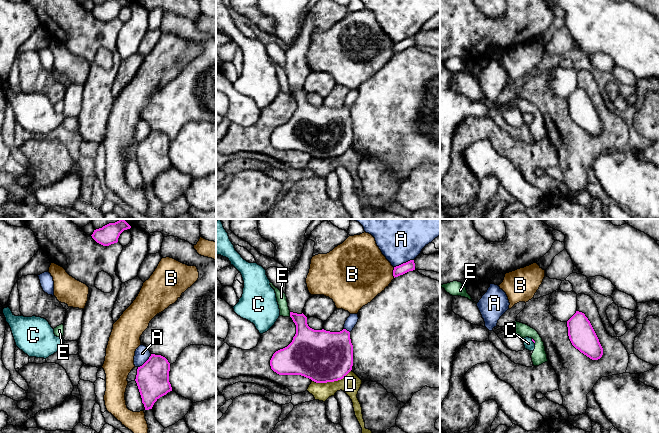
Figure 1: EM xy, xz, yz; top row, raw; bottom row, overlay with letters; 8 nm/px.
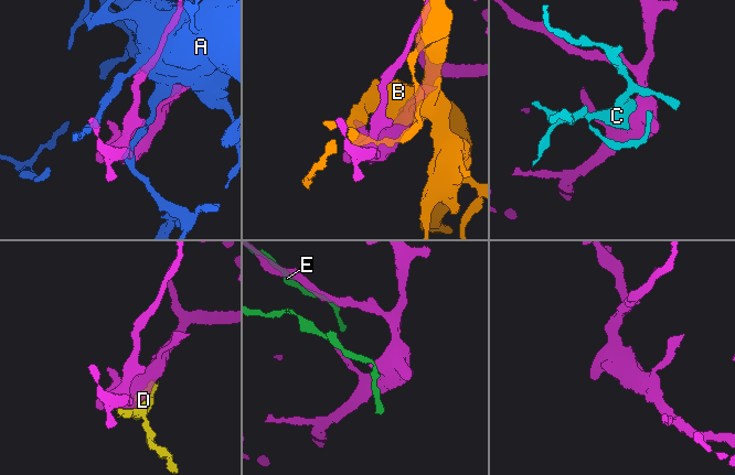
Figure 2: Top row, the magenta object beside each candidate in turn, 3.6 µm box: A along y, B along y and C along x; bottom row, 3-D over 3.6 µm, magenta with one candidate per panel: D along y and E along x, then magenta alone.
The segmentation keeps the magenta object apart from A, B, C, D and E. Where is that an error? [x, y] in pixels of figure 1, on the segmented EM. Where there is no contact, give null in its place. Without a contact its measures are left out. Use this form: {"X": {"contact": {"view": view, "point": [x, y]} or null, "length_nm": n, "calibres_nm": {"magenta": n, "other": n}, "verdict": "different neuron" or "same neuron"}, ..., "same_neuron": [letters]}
{"A": {"contact": {"view": "xz", "point": [403, 263]}, "length_nm": 170, "calibres_nm": {"magenta": 80, "other": 440}, "verdict": "different neuron"}, "B": {"contact": {"view": "xz", "point": [393, 272]}, "length_nm": 90, "calibres_nm": {"magenta": 80, "other": 440}, "verdict": "different neuron"}, "C": {"contact": {"view": "yz", "point": [532, 340]}, "length_nm": 50, "calibres_nm": {"magenta": 20, "other": 80}, "verdict": "same neuron"}, "D": {"contact": {"view": "xz", "point": [331, 381]}, "length_nm": 320, "calibres_nm": {"magenta": 420, "other": 160}, "verdict": "different neuron"}, "E": {"contact": {"view": "xz", "point": [290, 314]}, "length_nm": 40, "calibres_nm": {"magenta": 200, "other": 80}, "verdict": "different neuron"}, "same_neuron": ["C"]}

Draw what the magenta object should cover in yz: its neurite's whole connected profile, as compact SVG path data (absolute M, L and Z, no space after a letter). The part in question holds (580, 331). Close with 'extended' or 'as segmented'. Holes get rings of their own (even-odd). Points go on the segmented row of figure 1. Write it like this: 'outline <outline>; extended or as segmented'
outline M576 313L567 321L568 336L572 345L592 360L603 355L599 339L584 313Z; as segmented

